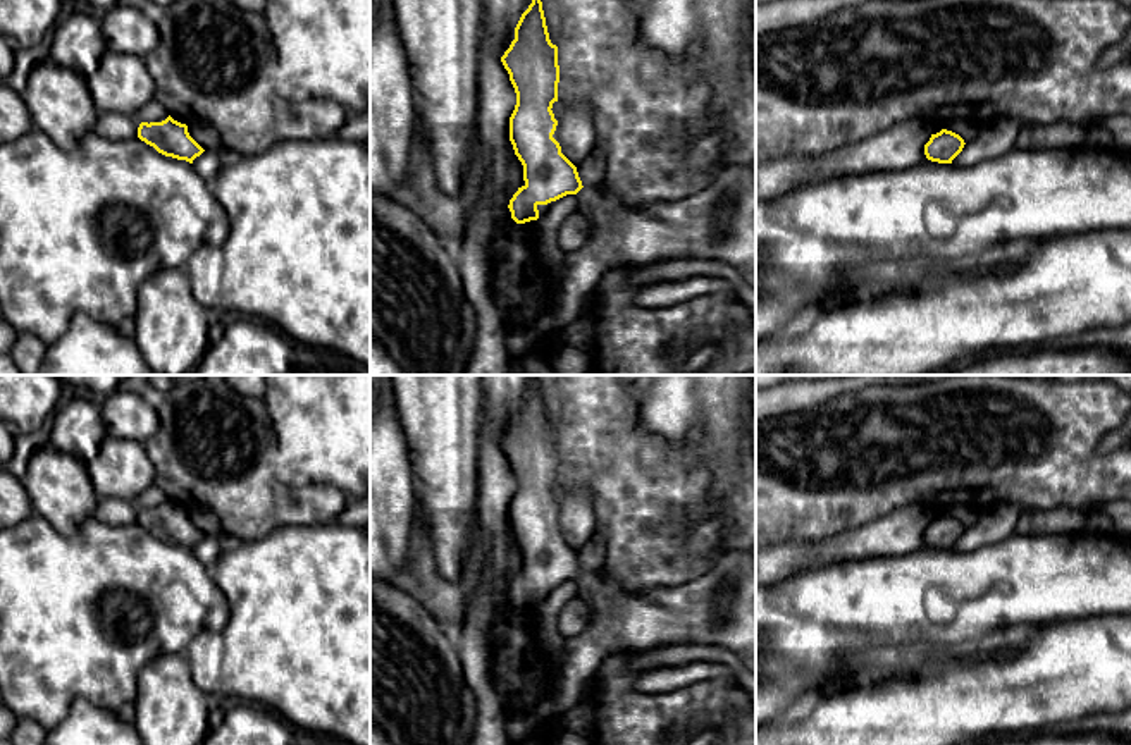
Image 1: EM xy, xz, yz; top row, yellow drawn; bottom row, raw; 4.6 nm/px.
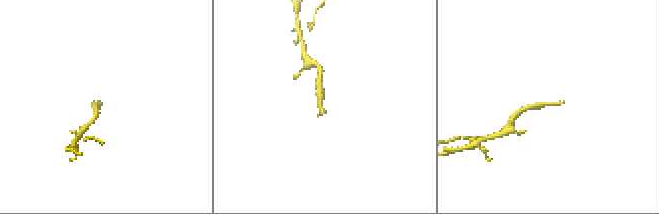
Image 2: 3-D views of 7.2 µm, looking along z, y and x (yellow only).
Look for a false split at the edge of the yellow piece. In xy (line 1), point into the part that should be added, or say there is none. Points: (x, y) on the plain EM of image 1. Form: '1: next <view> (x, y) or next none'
1: next none

